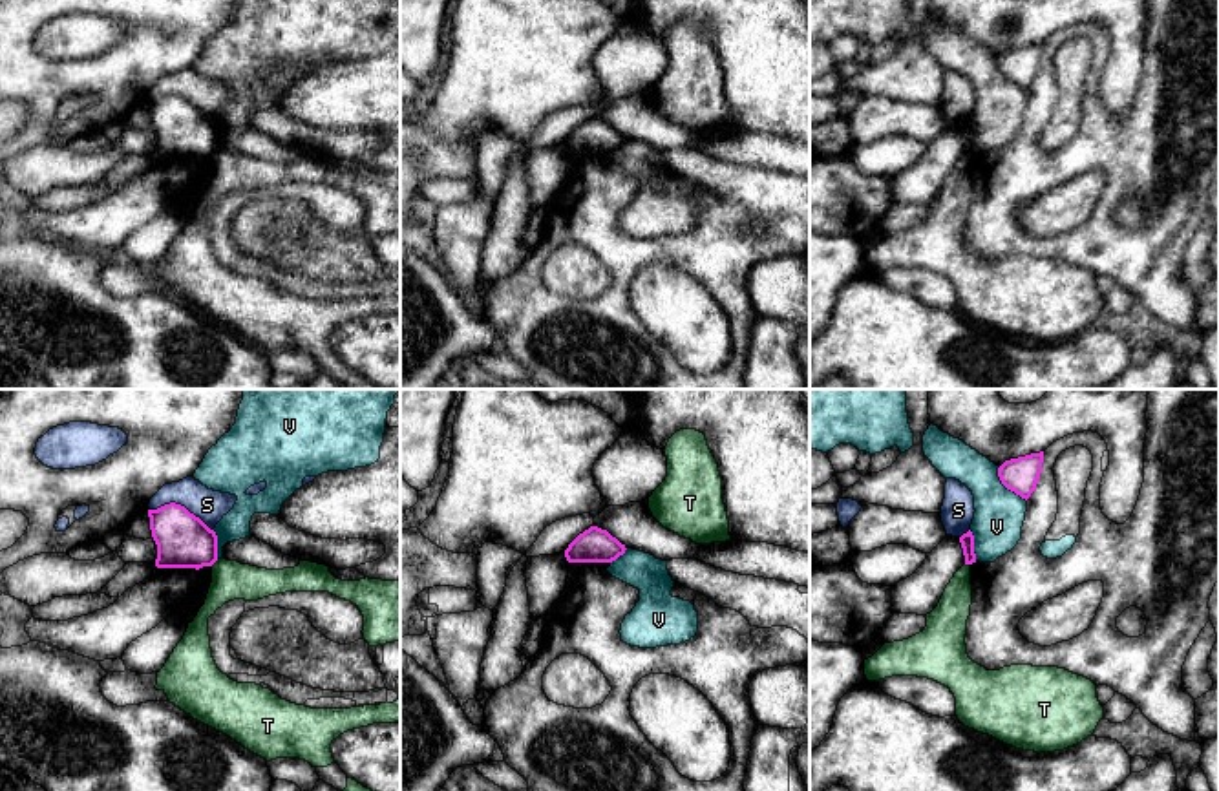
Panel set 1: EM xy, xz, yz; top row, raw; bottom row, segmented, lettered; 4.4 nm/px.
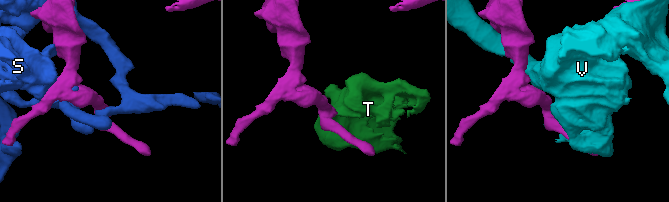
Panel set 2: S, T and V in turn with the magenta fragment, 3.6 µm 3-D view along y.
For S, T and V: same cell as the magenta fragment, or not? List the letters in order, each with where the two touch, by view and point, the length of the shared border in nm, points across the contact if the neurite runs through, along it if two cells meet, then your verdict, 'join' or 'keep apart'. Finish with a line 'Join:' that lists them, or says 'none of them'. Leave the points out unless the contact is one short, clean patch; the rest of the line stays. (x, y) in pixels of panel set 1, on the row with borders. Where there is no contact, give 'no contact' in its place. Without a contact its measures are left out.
S: contact xy (180, 505); length 300 nm; keep apart
T: contact xy (214, 561); length 50 nm; border xy (218, 559), (211, 565); keep apart
V: contact yz (1006, 486); length 200 nm; keep apart
Join: none of them

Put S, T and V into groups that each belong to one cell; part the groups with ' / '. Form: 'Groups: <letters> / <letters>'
Groups: S / T / V

